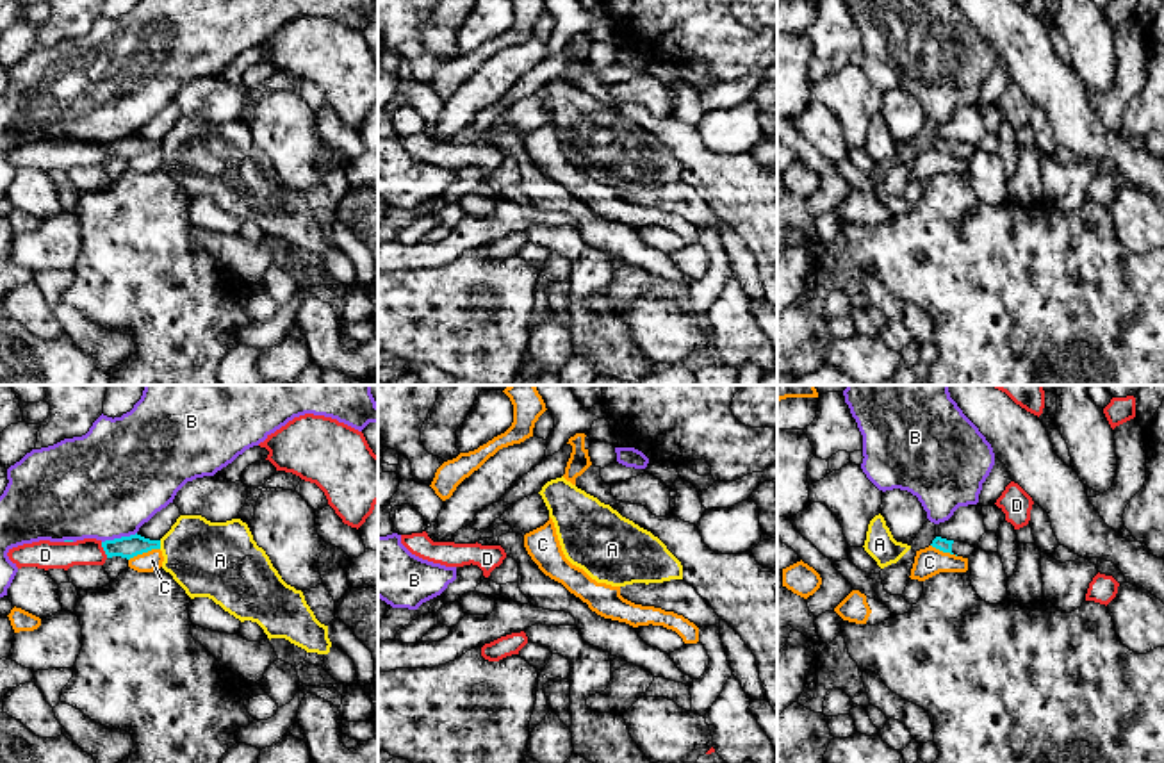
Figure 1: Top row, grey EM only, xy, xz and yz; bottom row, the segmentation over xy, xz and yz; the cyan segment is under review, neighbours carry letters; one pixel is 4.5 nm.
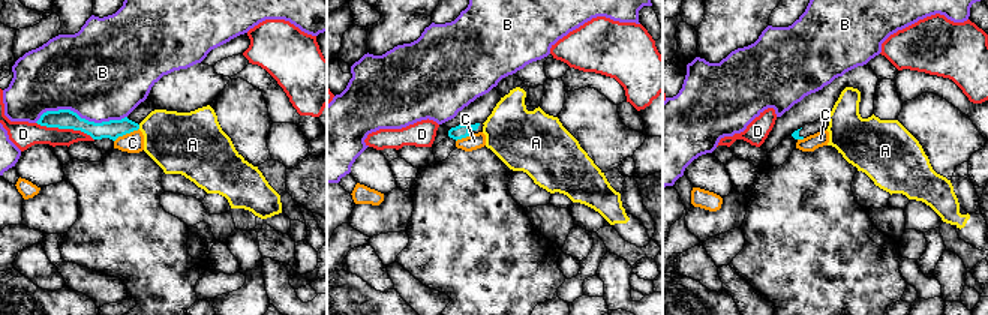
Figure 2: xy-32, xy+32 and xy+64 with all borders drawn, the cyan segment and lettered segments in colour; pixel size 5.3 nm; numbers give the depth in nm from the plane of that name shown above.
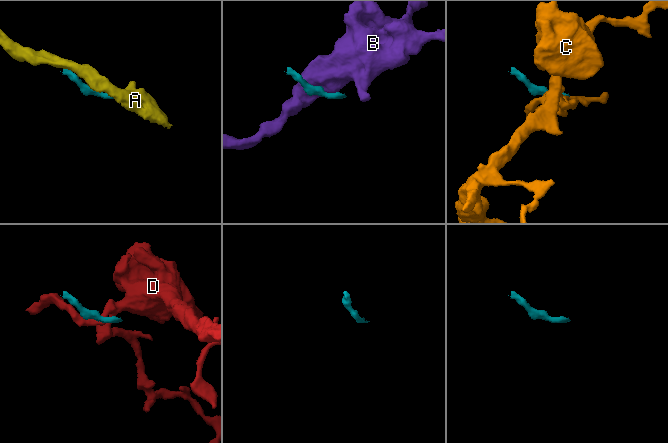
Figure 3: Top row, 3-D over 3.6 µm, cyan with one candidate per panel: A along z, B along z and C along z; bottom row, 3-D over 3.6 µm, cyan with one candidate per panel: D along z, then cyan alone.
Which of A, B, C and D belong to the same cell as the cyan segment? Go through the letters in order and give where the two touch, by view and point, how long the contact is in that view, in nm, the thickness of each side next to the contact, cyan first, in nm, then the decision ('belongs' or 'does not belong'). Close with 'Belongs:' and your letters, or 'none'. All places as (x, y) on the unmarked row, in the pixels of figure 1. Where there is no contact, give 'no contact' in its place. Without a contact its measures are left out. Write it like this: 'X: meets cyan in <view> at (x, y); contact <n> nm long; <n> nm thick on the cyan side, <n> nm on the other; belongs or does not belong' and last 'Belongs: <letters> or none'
A: meets cyan in xy at (159, 145); contact 40 nm long; 100 nm thick on the cyan side, 340 nm on the other; does not belong
B: meets cyan in xy at (118, 139); contact 170 nm long; 100 nm thick on the cyan side, 480 nm on the other; does not belong
C: meets cyan in xy at (143, 152); contact 160 nm long; 100 nm thick on the cyan side, 90 nm on the other; does not belong
D: meets cyan in xy at (104, 150); contact 80 nm long; 100 nm thick on the cyan side, 130 nm on the other; does not belong
Belongs: none

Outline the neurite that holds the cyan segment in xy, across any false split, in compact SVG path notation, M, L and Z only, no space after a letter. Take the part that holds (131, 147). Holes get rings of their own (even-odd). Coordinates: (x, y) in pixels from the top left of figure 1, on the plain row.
M141 135L121 137L114 141L102 143L102 148L107 159L121 157L121 159L134 159L137 155L148 153L152 150L160 150L160 141L150 141Z

